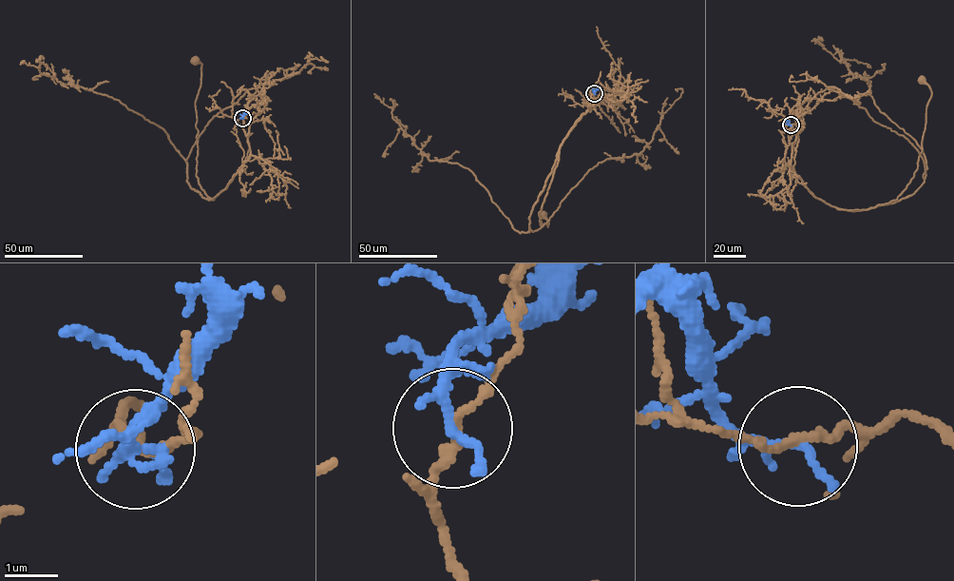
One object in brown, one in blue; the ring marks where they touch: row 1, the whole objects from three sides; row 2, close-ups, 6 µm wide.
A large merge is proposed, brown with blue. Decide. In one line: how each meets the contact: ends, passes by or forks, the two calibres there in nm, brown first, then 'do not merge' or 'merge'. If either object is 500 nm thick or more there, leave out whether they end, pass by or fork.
brown passes by | blue passes by | 160/180 nm | do not merge

